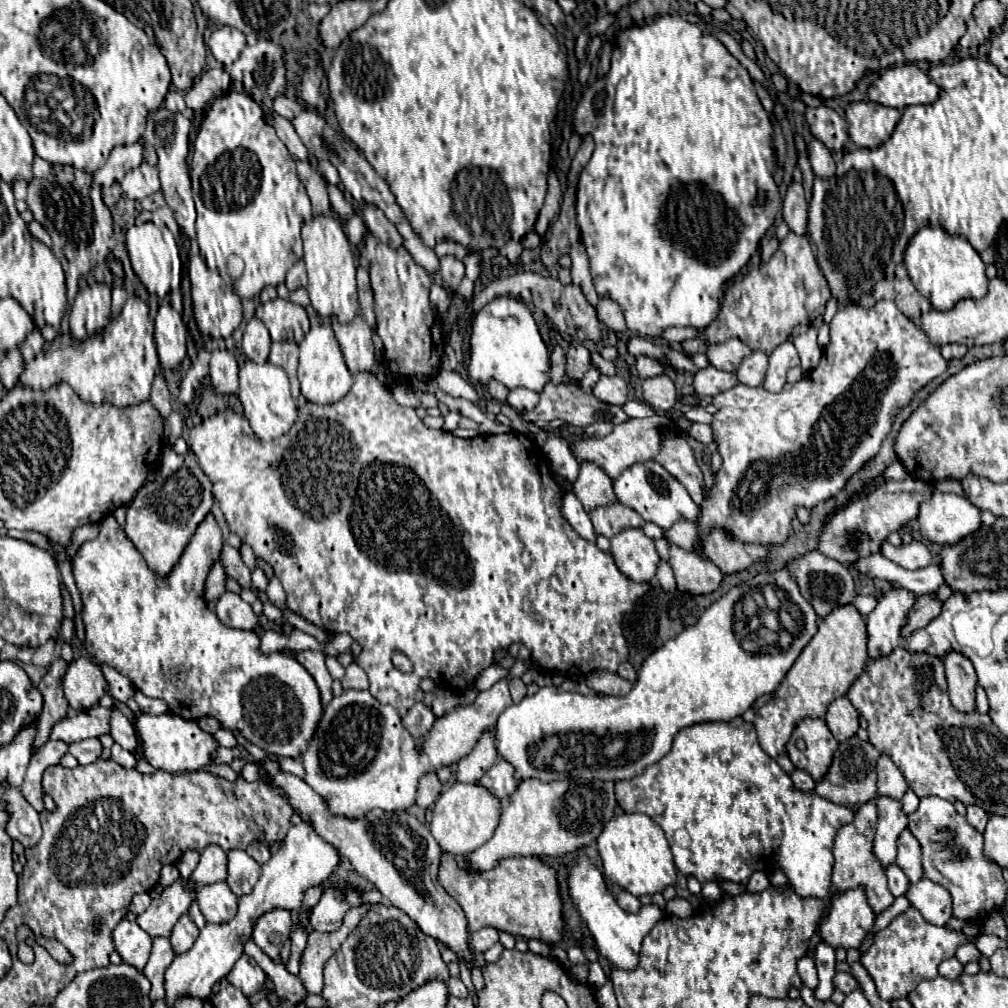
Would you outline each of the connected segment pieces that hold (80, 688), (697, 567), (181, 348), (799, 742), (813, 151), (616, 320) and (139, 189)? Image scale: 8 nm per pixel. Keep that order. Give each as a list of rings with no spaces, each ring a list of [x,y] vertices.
[[[80,657],[68,665],[64,675],[64,695],[76,713],[96,705],[104,693],[106,683],[96,661]]]
[[[670,543],[668,563],[674,569],[676,585],[680,591],[692,591],[694,595],[706,595],[706,593],[712,593],[722,581],[722,573],[712,561],[706,561],[698,553],[684,551],[676,547],[674,543]]]
[[[160,305],[158,309],[154,341],[162,369],[178,369],[186,357],[186,325],[170,305]]]
[[[802,719],[788,745],[786,753],[796,769],[808,771],[812,779],[820,781],[832,763],[832,755],[838,749],[838,741],[830,733],[824,719]]]
[[[818,139],[812,141],[808,155],[810,155],[810,163],[812,163],[812,169],[814,169],[814,175],[816,177],[828,179],[828,177],[834,175],[834,171],[836,171],[834,159],[832,159],[830,151]]]
[[[602,297],[596,305],[596,311],[600,315],[600,321],[610,327],[612,331],[626,331],[626,321],[624,321],[624,313],[620,309],[620,305],[616,301],[612,301],[610,297]]]
[[[142,161],[140,167],[128,171],[122,179],[122,191],[130,197],[130,199],[138,199],[142,201],[144,197],[156,193],[160,189],[160,175],[158,175],[158,167],[148,165],[146,161]]]

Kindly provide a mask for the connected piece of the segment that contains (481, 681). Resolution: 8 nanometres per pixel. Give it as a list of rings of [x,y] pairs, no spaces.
[[[500,665],[488,667],[488,669],[478,677],[478,681],[476,681],[476,689],[478,689],[478,691],[484,691],[484,689],[492,687],[494,683],[498,683],[498,681],[506,679],[506,677],[508,677],[508,673],[510,673],[510,671],[508,671],[506,667],[500,667]]]

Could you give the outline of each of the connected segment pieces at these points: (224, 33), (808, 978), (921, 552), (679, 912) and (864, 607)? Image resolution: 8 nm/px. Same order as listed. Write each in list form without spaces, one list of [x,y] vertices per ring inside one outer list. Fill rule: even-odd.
[[[220,27],[212,33],[208,45],[216,61],[220,61],[226,69],[230,69],[232,63],[240,57],[242,49],[246,47],[246,37],[242,31],[234,27]]]
[[[802,957],[800,963],[798,963],[798,973],[804,981],[806,987],[810,989],[816,989],[818,987],[818,973],[816,973],[816,967],[814,967],[814,961],[810,957]]]
[[[912,541],[908,545],[902,547],[894,547],[890,543],[884,543],[882,547],[882,555],[894,563],[898,563],[904,569],[920,569],[920,567],[928,567],[932,563],[932,555],[926,549],[926,545]]]
[[[675,897],[667,902],[666,912],[676,915],[676,917],[680,917],[681,919],[686,919],[694,914],[694,909],[688,900],[681,897]]]
[[[858,595],[858,597],[854,599],[854,605],[856,605],[856,609],[858,609],[862,615],[868,615],[868,611],[872,611],[872,607],[876,607],[876,599],[878,599],[878,597],[862,597],[862,595]]]

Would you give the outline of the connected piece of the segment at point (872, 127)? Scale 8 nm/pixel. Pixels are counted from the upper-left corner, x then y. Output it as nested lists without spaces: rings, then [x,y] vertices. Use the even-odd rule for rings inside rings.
[[[868,101],[852,103],[846,109],[850,139],[856,143],[856,147],[876,149],[890,139],[900,115],[902,113],[892,107],[880,107]]]

